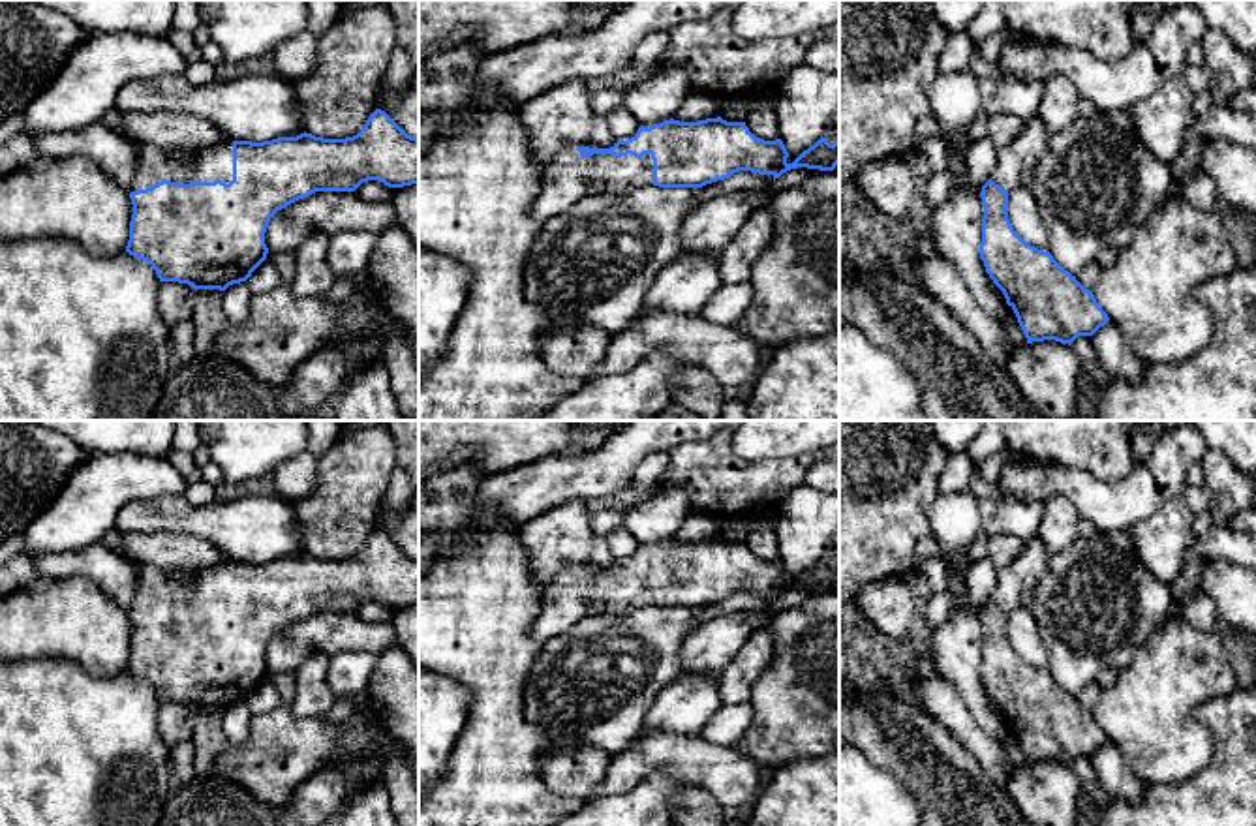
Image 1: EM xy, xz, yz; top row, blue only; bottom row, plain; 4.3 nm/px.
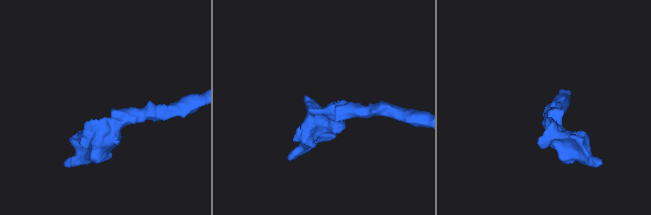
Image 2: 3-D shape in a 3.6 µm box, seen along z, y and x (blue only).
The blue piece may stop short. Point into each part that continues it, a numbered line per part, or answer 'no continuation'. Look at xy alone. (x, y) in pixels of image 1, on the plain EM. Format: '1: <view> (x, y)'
1: xy (154, 584)

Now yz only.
1: yz (1018, 581)

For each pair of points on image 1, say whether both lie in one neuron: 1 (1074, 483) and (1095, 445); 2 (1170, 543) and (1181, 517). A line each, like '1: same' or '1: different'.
1: different
2: same

